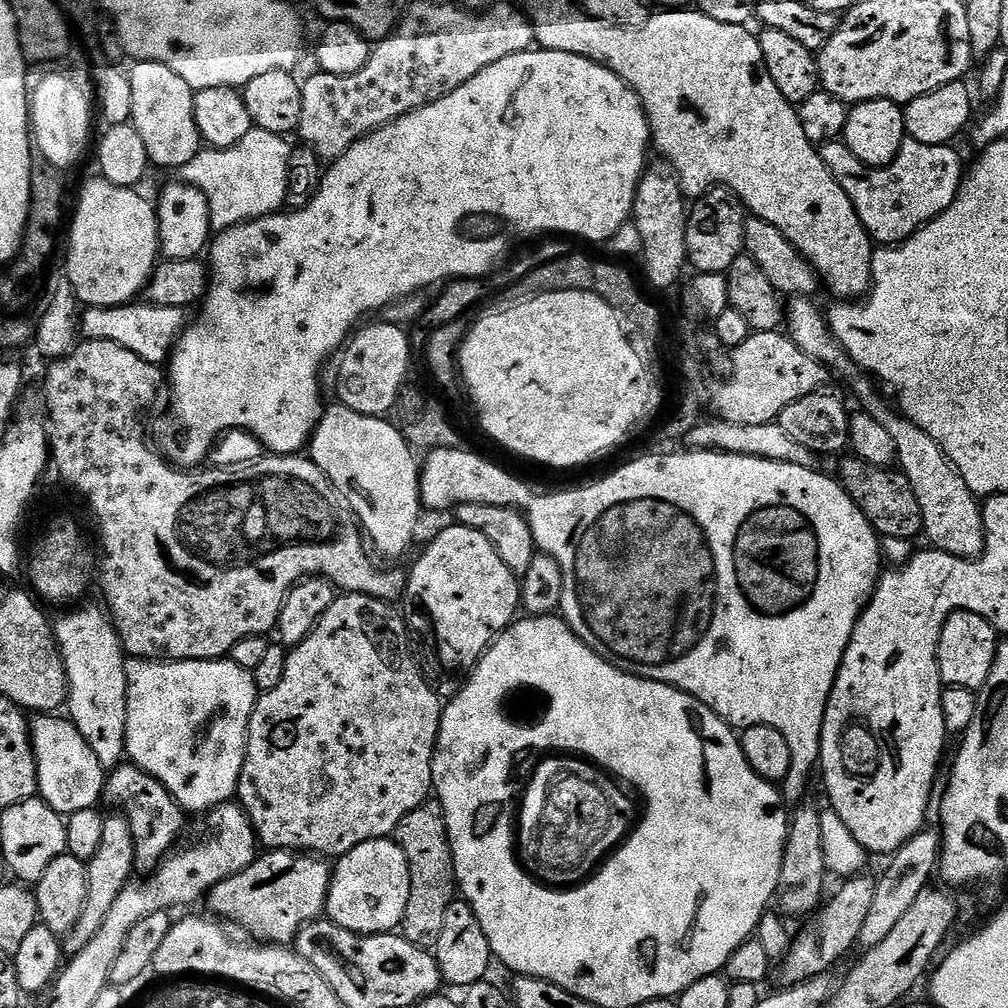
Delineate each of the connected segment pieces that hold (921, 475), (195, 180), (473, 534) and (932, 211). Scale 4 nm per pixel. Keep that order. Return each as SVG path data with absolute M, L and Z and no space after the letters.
M792 298L787 301L787 335L791 336L792 341L802 351L810 354L810 358L822 362L825 368L835 375L837 372L842 379L852 380L852 392L860 399L859 407L870 413L878 422L882 422L886 434L894 438L896 464L899 471L903 472L904 477L910 482L910 486L914 486L918 506L922 506L923 535L928 536L929 542L932 543L929 545L933 549L955 556L965 558L979 556L984 550L984 513L981 501L970 490L970 486L966 486L962 474L950 462L942 446L938 446L938 442L934 442L934 438L930 438L930 434L926 434L922 426L915 424L913 420L897 411L891 403L888 405L880 397L879 390L868 381L871 379L856 367L856 363L841 348L828 328L827 319L812 303L813 301L808 298Z
M252 127L250 134L229 148L202 150L182 169L182 180L196 187L209 203L212 228L223 230L270 216L285 207L288 167L293 145L270 130Z
M452 522L424 548L406 576L406 596L424 608L436 631L440 656L452 672L471 673L493 640L508 629L521 611L520 580L498 558L486 534Z
M906 138L896 157L885 168L870 168L867 164L860 163L860 160L854 158L851 150L840 140L831 140L828 144L819 145L818 151L826 170L830 170L830 174L834 174L838 186L842 186L842 190L846 190L846 198L850 198L868 235L877 245L891 246L908 240L918 229L929 224L934 218L938 218L956 201L962 177L966 172L966 164L960 161L959 154L952 148L954 147L951 143L927 145Z

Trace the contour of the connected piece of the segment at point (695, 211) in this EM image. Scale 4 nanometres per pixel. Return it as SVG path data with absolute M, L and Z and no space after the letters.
M711 188L691 205L686 226L686 254L688 263L697 273L723 274L730 270L734 258L745 255L744 203L728 188Z

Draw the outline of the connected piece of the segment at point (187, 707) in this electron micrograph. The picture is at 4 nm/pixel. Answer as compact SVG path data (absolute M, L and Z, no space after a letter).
M221 658L219 660L177 660L169 662L167 660L137 660L129 659L126 663L126 682L128 683L128 693L126 694L126 746L124 751L127 759L138 765L143 772L150 774L171 794L176 803L184 809L185 813L201 812L207 814L220 804L229 803L236 796L236 787L242 774L244 765L244 755L248 749L248 727L252 711L258 699L256 683L251 672L247 672L242 666L238 666L231 658Z

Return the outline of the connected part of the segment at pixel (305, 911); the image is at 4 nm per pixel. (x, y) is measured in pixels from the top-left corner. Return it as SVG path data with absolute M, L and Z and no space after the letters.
M268 850L257 855L246 870L218 882L206 897L207 911L229 925L237 924L232 925L237 929L245 928L240 930L257 942L288 946L305 924L321 919L331 881L332 868L327 859L302 852Z

